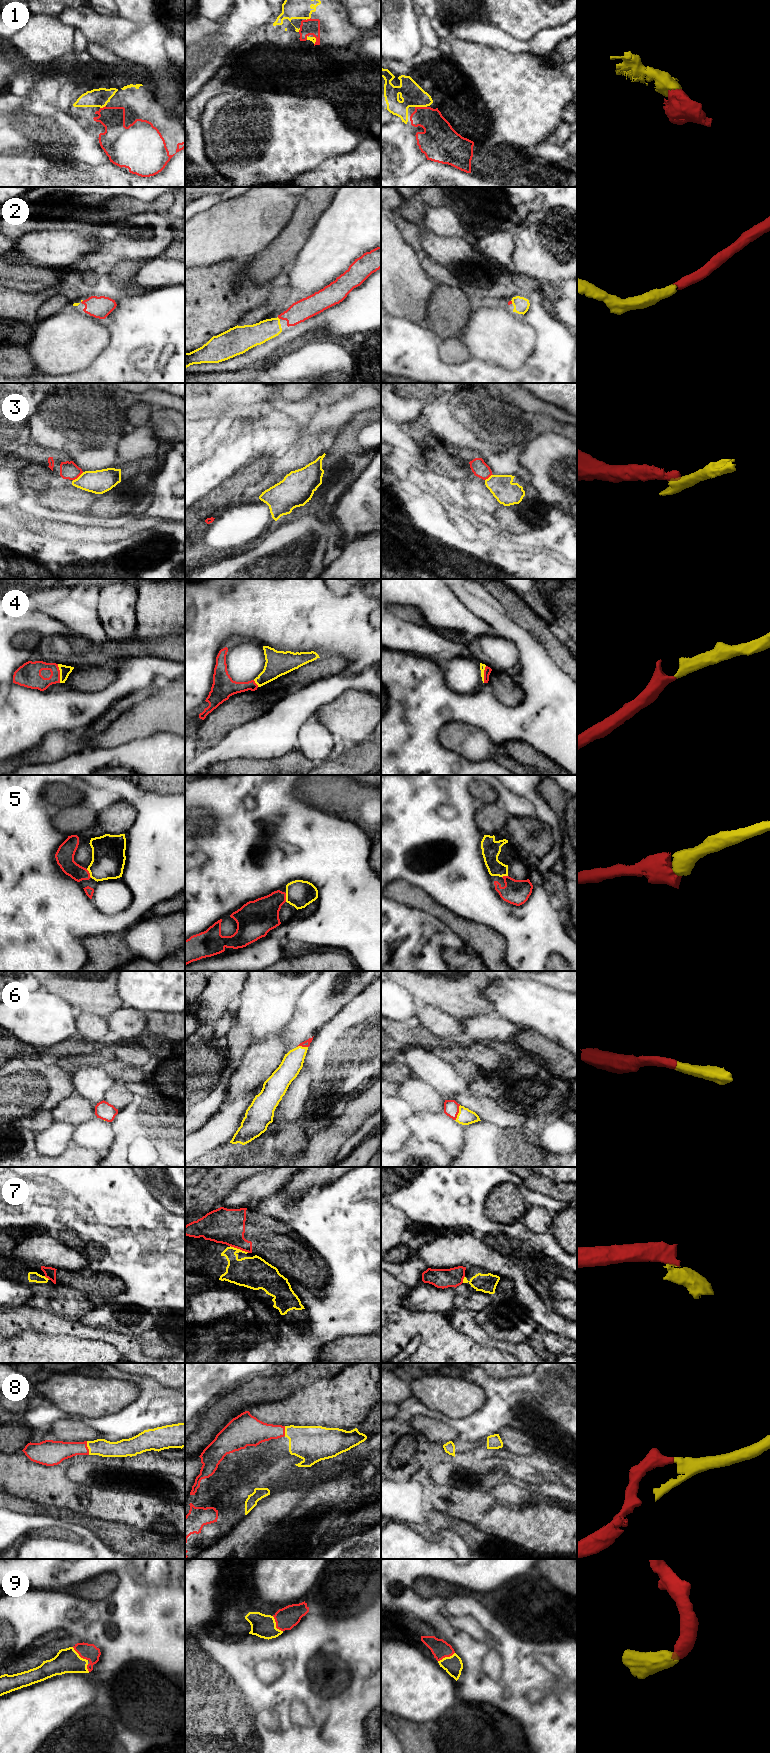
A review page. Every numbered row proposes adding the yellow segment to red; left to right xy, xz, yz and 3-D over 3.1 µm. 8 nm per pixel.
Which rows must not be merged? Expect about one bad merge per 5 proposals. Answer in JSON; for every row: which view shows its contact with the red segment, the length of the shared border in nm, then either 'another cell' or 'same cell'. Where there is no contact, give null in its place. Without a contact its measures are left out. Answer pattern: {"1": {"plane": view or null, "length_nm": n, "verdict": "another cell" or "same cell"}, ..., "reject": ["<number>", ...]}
{"1": {"plane": "yz", "length_nm": 100, "verdict": "same cell"}, "2": {"plane": "yz", "length_nm": 30, "verdict": "same cell"}, "3": {"plane": "xy", "length_nm": 110, "verdict": "another cell"}, "4": {"plane": "xy", "length_nm": 150, "verdict": "same cell"}, "5": {"plane": "xy", "length_nm": 80, "verdict": "same cell"}, "6": {"plane": "yz", "length_nm": 130, "verdict": "same cell"}, "7": {"plane": "xz", "length_nm": 160, "verdict": "another cell"}, "8": {"plane": "xy", "length_nm": 110, "verdict": "same cell"}, "9": {"plane": "xz", "length_nm": 150, "verdict": "same cell"}, "reject": ["3", "7"]}

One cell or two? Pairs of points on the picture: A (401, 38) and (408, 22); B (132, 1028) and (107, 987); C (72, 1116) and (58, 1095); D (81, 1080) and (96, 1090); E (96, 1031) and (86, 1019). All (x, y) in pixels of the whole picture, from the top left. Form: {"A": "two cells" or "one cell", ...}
{"A": "one cell", "B": "two cells", "C": "two cells", "D": "one cell", "E": "one cell"}

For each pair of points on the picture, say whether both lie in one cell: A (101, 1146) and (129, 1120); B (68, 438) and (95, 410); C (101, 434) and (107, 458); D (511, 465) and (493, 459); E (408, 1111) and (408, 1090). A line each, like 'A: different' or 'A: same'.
A: different
B: same
C: different
D: same
E: different

